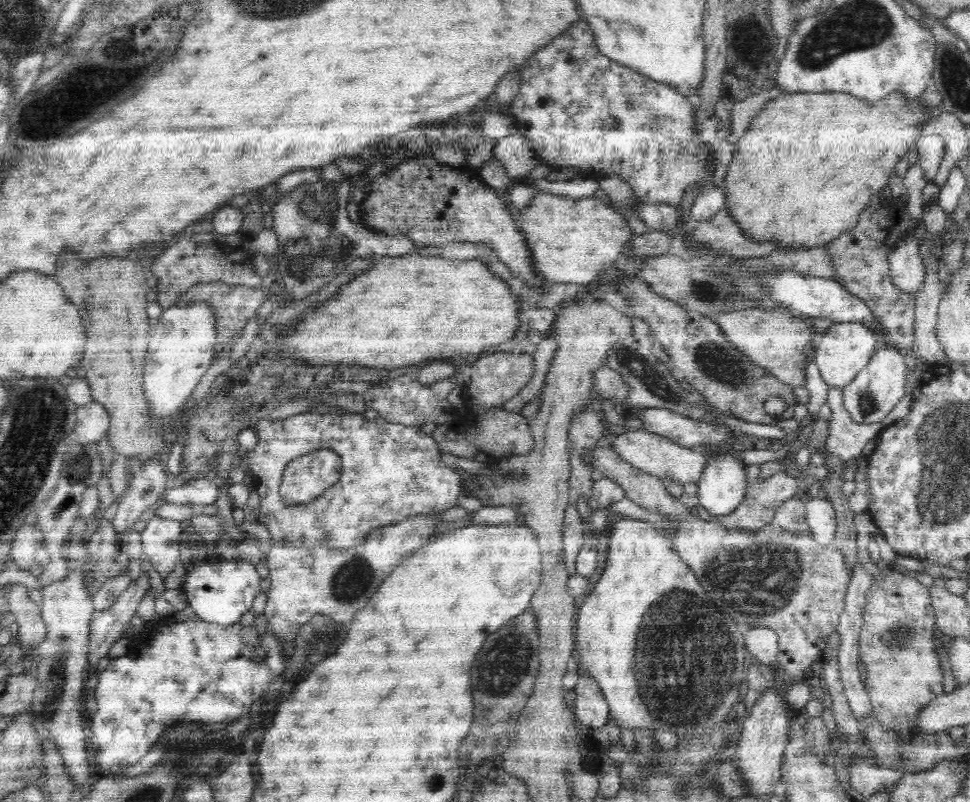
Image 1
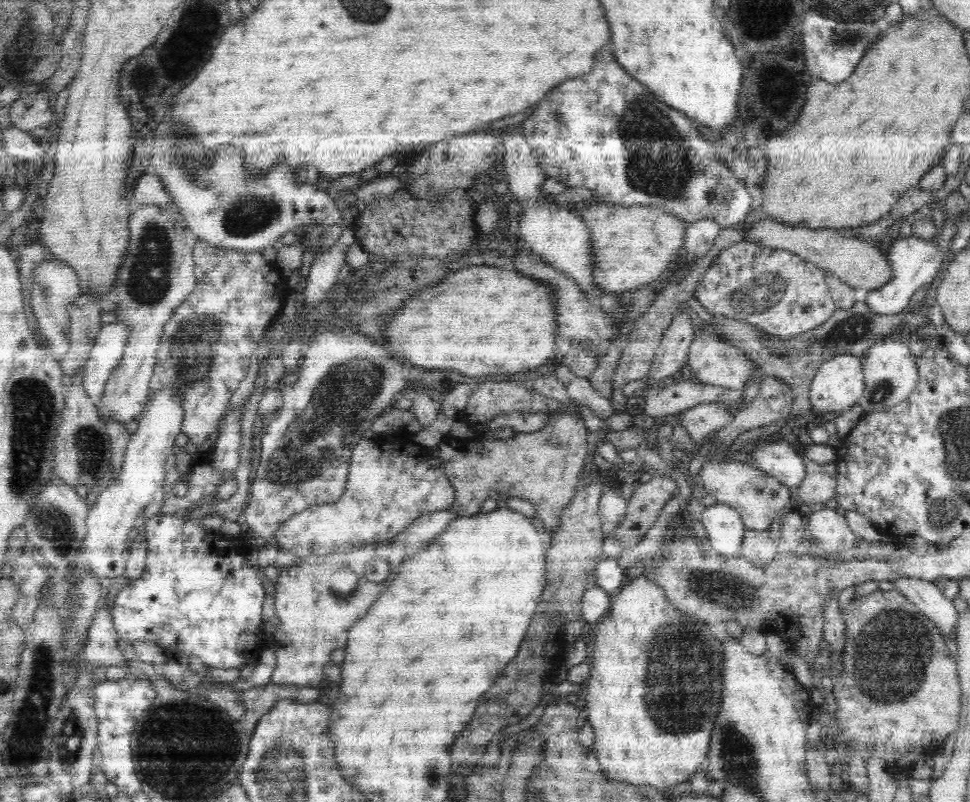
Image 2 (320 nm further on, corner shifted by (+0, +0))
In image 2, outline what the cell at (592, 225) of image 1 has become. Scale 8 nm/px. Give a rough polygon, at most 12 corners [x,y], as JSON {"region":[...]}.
{"region":[[596,204],[594,280],[619,294],[681,266],[686,223],[654,205]]}

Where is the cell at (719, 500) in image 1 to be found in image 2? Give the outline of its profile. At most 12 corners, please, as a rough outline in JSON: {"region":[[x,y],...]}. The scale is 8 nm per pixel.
{"region":[[717,502],[701,521],[708,545],[740,555],[746,528],[735,508]]}

